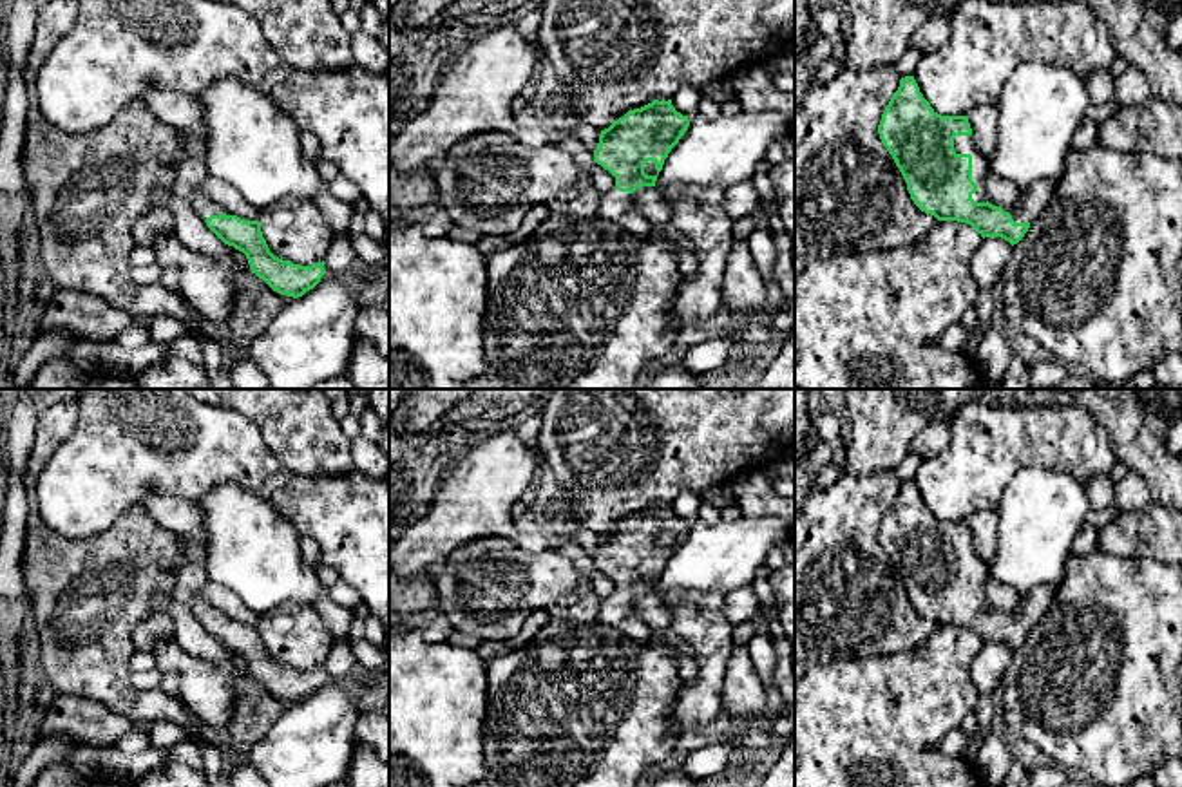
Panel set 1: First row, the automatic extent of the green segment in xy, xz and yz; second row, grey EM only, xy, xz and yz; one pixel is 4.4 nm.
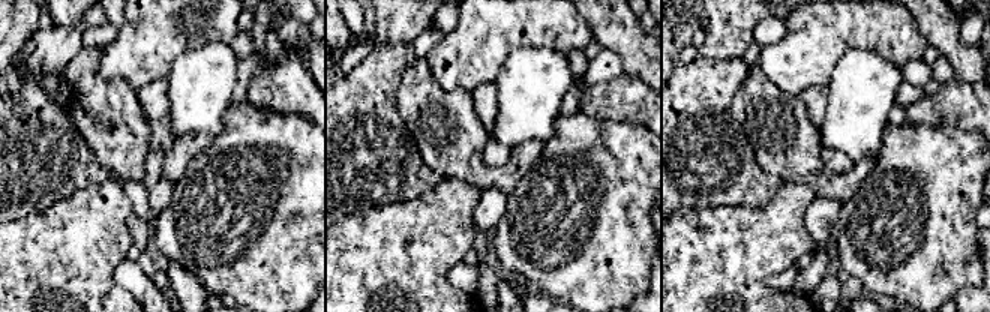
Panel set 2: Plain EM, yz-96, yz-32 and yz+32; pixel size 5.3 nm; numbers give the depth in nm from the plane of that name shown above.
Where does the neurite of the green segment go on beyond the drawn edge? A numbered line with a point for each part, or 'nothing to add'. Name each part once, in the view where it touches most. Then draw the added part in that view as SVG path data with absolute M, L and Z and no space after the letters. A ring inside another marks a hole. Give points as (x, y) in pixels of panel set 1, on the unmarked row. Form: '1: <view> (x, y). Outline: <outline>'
1: yz (962, 549). Outline: M956 541L954 543L956 559L972 561L972 586L977 590L977 595L972 599L976 608L987 608L987 583L990 581L990 564L983 555L974 548L972 541Z
2: yz (1039, 599). Outline: M1050 584L1035 586L1030 590L1023 604L1010 613L1003 613L1014 624L1014 628L1032 628L1052 606L1055 588Z

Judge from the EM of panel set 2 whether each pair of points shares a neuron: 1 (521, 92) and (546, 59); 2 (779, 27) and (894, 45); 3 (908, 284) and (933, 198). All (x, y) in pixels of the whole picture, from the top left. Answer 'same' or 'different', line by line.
1: same
2: different
3: same

